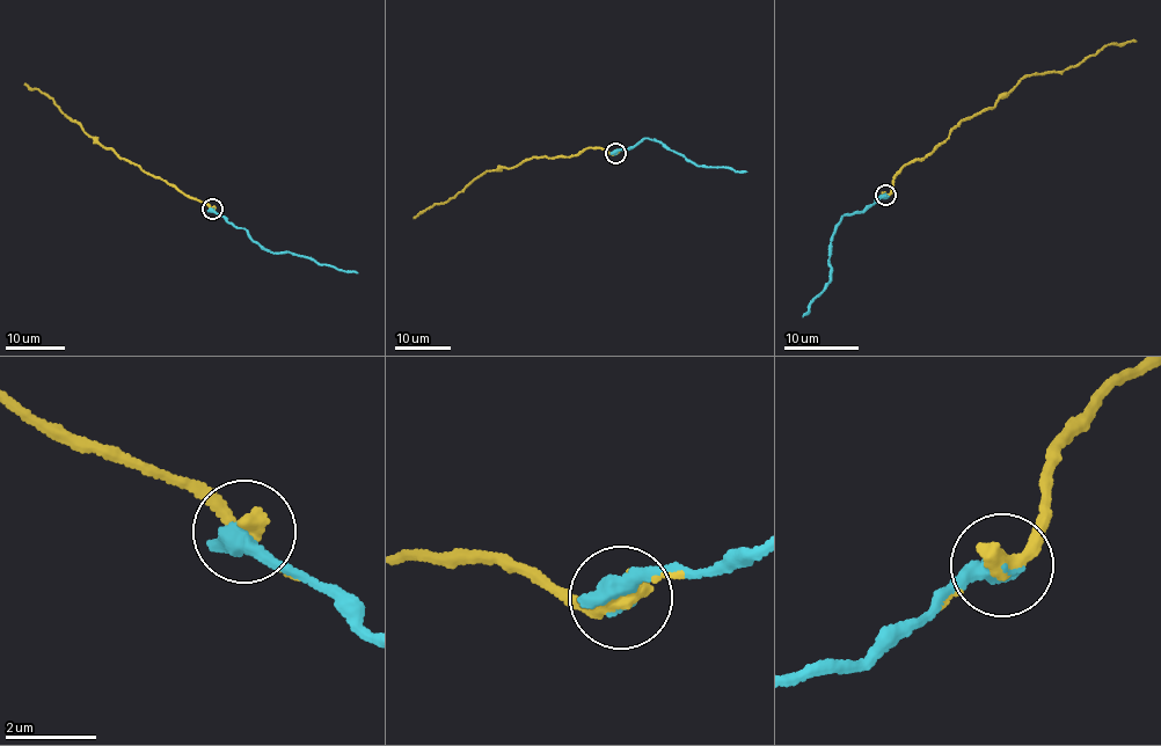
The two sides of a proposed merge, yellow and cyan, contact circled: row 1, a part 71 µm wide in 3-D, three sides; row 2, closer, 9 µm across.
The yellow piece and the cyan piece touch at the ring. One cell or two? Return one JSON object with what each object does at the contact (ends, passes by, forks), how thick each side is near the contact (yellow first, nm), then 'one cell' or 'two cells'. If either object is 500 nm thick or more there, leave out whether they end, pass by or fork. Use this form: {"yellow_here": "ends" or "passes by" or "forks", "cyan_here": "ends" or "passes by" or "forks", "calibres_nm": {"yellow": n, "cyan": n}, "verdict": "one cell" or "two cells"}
{"calibres_nm": {"yellow": 320, "cyan": 500}, "verdict": "one cell"}

